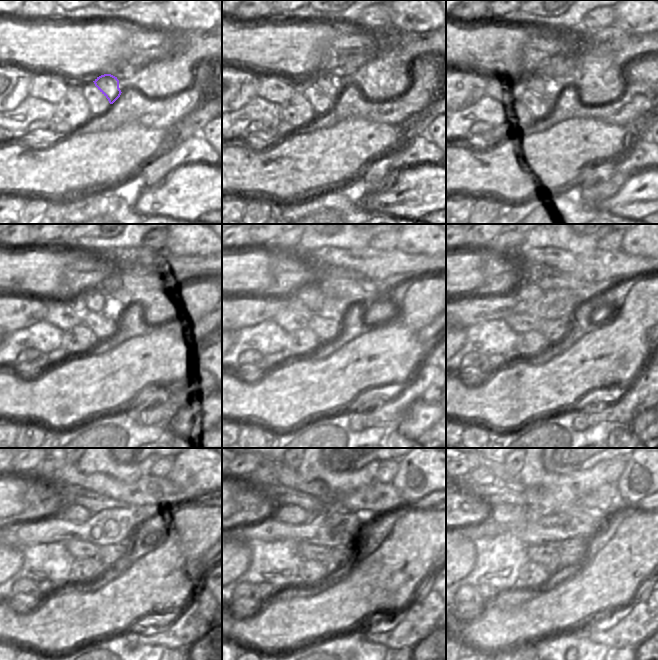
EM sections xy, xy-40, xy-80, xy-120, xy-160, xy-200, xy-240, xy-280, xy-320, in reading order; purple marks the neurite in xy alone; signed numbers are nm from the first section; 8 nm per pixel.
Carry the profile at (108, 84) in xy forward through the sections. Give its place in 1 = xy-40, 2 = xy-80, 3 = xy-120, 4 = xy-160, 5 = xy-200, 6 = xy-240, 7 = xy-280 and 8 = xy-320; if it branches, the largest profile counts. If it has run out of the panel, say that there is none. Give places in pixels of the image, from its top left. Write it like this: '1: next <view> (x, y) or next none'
1: next xy-40 (333, 86)
2: next xy-80 (551, 86)
3: next xy-120 (94, 300)
4: next xy-160 (311, 299)
5: next xy-200 (529, 292)
6: next xy-240 (70, 512)
7: next xy-280 (287, 513)
8: next xy-320 (503, 513)

